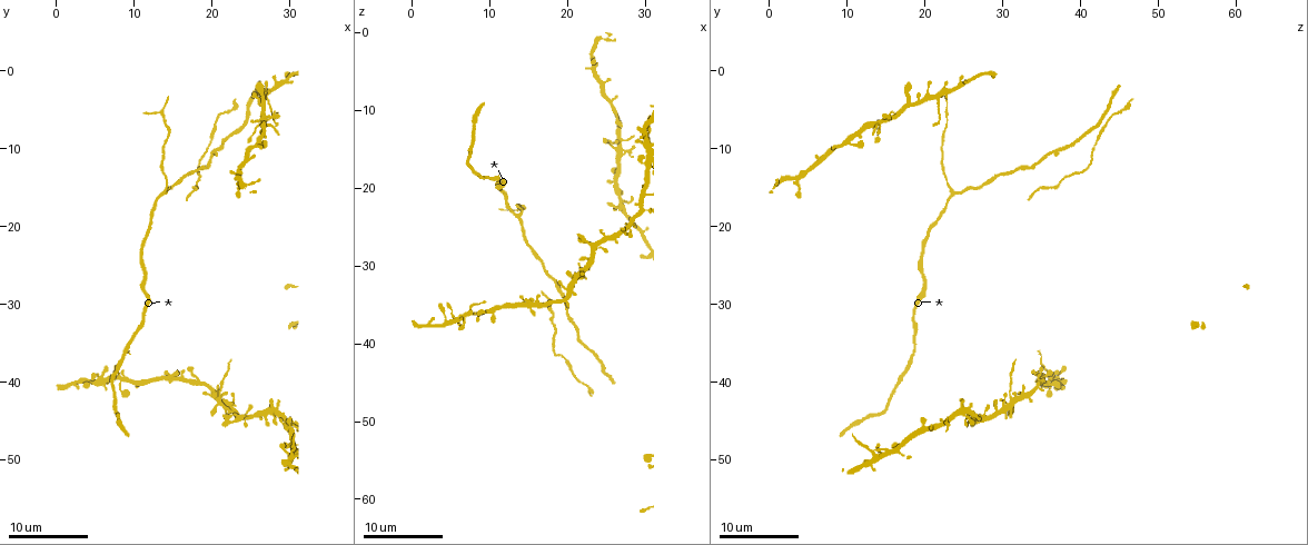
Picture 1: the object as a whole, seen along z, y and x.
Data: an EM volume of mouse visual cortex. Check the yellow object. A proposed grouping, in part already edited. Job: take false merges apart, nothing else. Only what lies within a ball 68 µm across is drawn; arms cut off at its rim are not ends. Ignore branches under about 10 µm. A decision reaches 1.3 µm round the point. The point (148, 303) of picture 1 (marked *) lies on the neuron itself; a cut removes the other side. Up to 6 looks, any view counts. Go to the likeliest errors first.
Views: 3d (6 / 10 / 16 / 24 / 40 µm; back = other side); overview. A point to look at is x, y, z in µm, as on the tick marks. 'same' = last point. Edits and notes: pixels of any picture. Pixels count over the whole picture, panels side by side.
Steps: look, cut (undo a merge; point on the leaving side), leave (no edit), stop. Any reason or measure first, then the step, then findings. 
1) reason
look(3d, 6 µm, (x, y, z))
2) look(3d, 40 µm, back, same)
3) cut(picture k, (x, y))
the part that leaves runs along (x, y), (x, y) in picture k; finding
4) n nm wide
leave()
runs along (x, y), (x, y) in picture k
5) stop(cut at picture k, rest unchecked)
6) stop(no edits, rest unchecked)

arms part here
look(3d, 10 µm, (14.0, 15.5, 23.5))

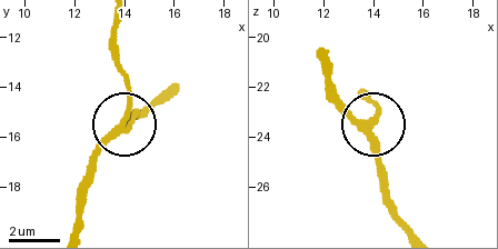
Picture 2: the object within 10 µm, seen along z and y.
from behind
look(3d, 10 µm, back, (13.8, 15.7, 23.7))

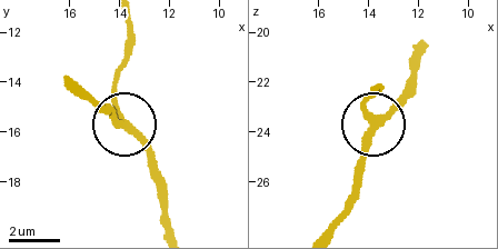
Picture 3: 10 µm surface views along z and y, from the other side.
290 nm wide
leave()
one neuron here

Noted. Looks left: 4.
looks like a crossing
look(3d, 10 µm, (27.0, 3.0, 22.0))

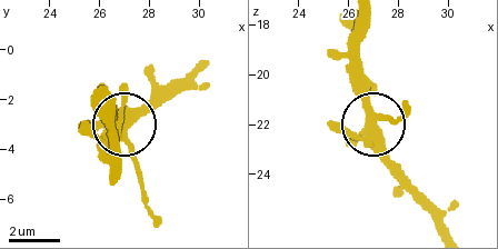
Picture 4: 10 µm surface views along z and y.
from behind
look(3d, 10 µm, back, same)

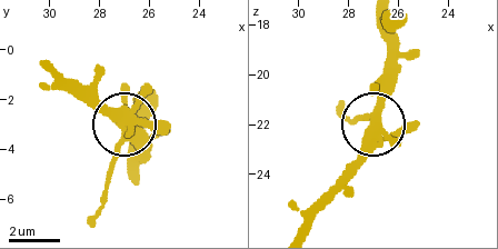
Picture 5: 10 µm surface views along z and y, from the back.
leave()
continuous, no second neuron

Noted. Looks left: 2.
look(3d, 6 µm, (30.0, 32.5, 54.5))

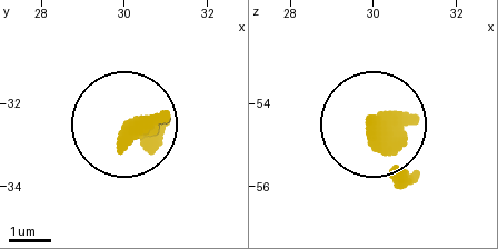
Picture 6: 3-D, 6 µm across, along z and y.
330 nm wide
leave()
all the same neuron

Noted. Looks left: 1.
stop(no edits, rest unchecked)

